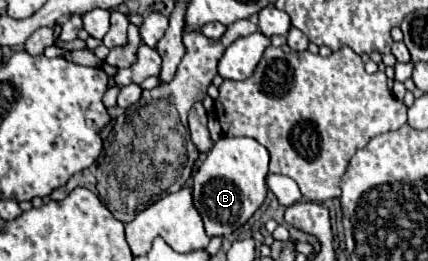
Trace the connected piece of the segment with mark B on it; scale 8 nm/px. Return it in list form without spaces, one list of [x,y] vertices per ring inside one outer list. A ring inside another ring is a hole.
[[[227,138],[215,142],[205,162],[193,178],[193,200],[209,236],[229,236],[237,232],[263,204],[267,186],[269,152],[253,138]]]

